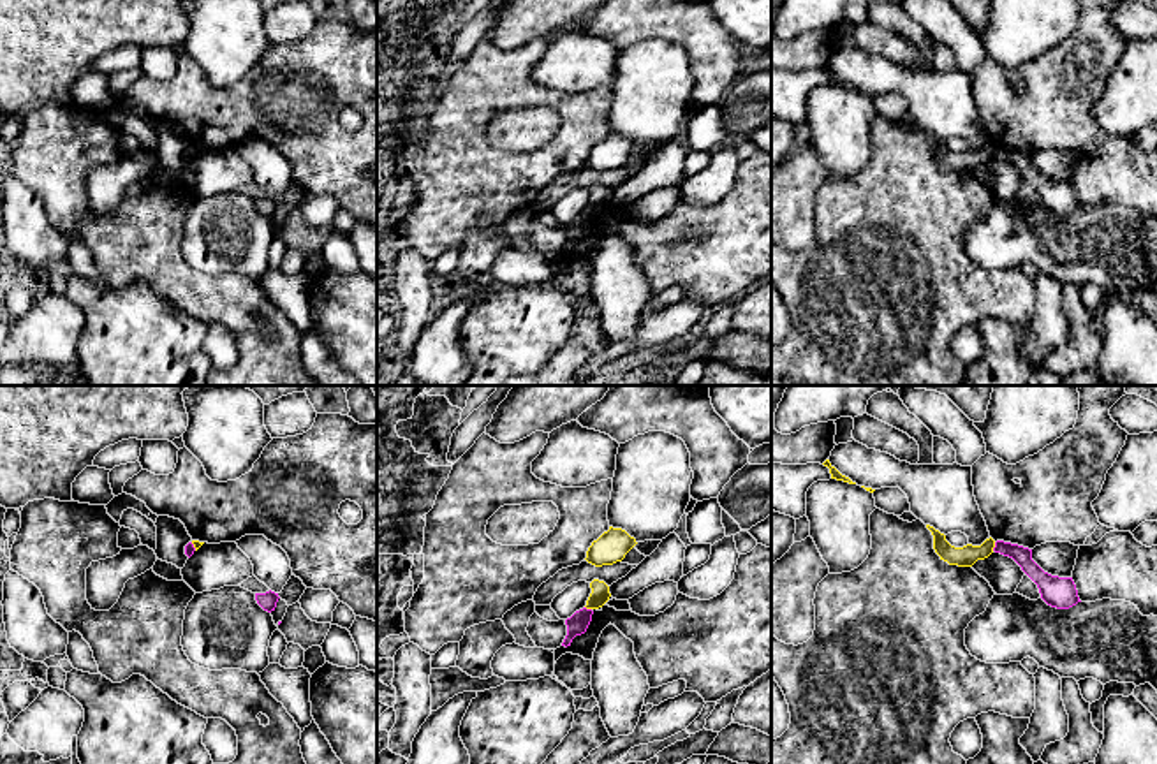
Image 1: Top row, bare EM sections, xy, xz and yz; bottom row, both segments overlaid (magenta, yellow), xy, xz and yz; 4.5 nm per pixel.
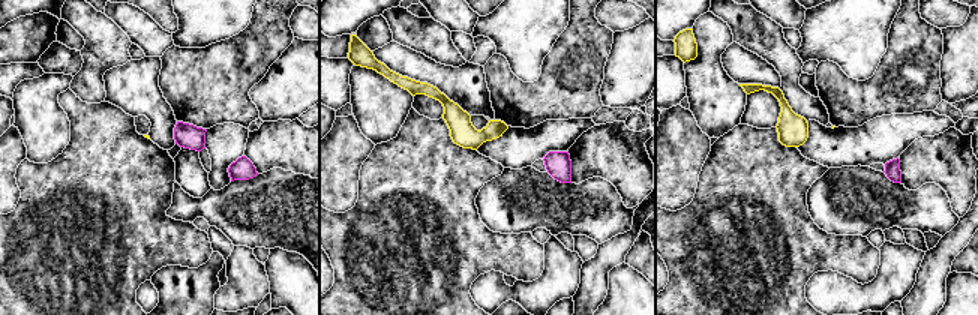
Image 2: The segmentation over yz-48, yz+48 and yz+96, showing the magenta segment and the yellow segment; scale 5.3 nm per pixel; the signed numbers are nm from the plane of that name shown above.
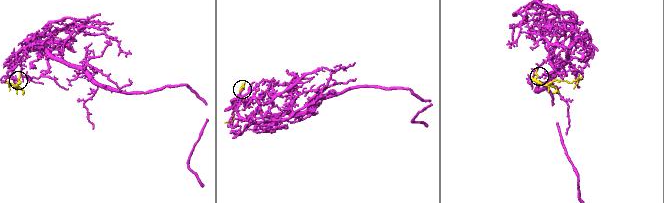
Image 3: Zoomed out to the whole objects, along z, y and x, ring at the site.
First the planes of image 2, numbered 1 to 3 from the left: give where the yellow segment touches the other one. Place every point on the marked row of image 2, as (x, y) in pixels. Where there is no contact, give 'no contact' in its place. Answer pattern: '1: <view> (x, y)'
1: no contact
2: no contact
3: no contact

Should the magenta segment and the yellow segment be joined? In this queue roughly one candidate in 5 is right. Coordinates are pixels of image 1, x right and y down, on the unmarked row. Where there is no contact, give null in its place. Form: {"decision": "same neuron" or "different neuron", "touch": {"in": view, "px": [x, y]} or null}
{"decision": "different neuron", "touch": {"in": "yz", "px": [995, 152]}}

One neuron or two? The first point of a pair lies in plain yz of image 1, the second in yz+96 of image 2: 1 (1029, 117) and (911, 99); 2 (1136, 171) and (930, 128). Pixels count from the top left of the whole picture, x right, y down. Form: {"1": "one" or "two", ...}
{"1": "one", "2": "two"}

